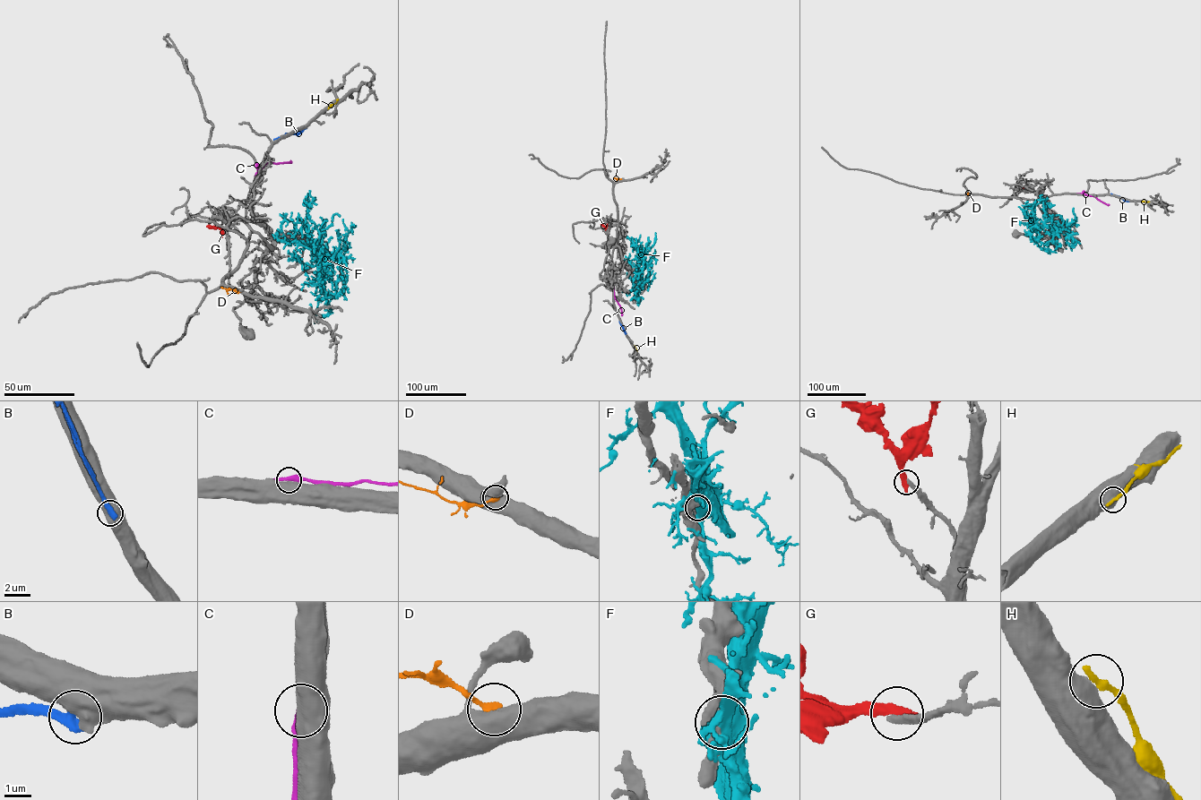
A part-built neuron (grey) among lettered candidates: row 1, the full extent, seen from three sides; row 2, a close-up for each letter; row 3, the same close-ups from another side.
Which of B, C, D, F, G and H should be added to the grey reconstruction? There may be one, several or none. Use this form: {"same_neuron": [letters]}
{"same_neuron": []}

